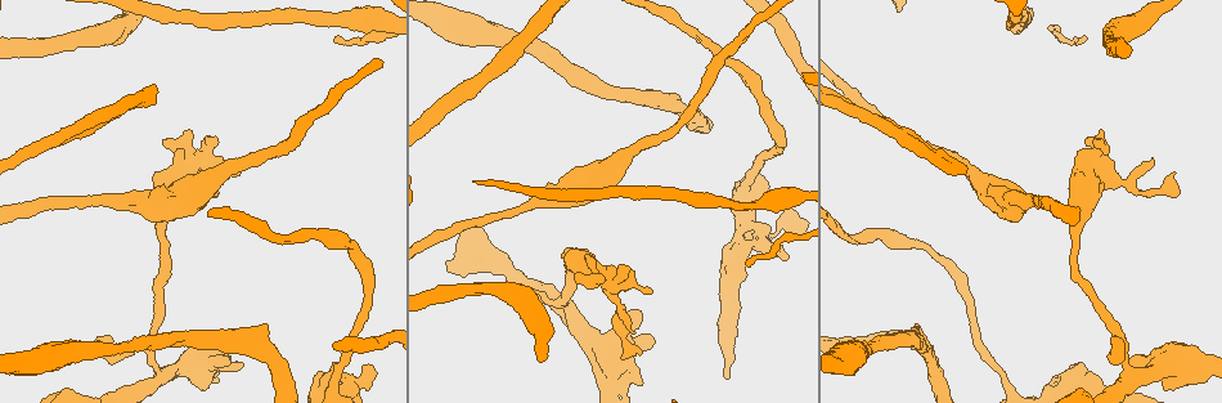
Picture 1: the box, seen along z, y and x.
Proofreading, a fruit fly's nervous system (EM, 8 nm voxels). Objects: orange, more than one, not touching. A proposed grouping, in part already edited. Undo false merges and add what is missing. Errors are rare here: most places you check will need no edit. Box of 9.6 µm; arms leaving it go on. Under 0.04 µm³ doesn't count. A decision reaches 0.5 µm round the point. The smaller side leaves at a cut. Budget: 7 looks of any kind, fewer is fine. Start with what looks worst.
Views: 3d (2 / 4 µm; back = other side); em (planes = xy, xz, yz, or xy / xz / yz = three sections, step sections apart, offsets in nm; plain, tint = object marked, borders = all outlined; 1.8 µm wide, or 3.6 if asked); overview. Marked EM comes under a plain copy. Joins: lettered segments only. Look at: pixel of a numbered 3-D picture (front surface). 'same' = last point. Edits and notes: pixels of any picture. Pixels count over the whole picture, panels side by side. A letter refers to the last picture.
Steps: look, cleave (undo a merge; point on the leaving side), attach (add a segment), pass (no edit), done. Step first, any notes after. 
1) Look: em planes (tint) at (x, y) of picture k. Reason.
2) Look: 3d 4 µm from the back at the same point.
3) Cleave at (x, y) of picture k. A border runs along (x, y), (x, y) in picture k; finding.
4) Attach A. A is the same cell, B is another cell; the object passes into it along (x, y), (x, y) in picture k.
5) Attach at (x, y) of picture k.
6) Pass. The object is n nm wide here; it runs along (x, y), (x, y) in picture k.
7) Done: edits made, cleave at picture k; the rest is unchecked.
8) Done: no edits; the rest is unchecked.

Look: em xz step 16 (tint) at (1112, 358) of picture 1. Sharp bend.

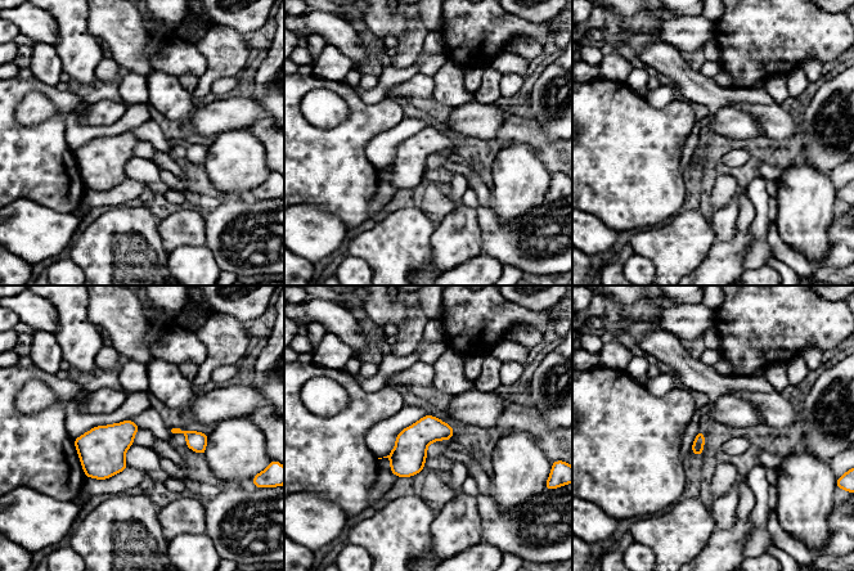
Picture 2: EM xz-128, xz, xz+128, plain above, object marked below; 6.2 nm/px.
Look: em xy step 16 (borders) at the same point.

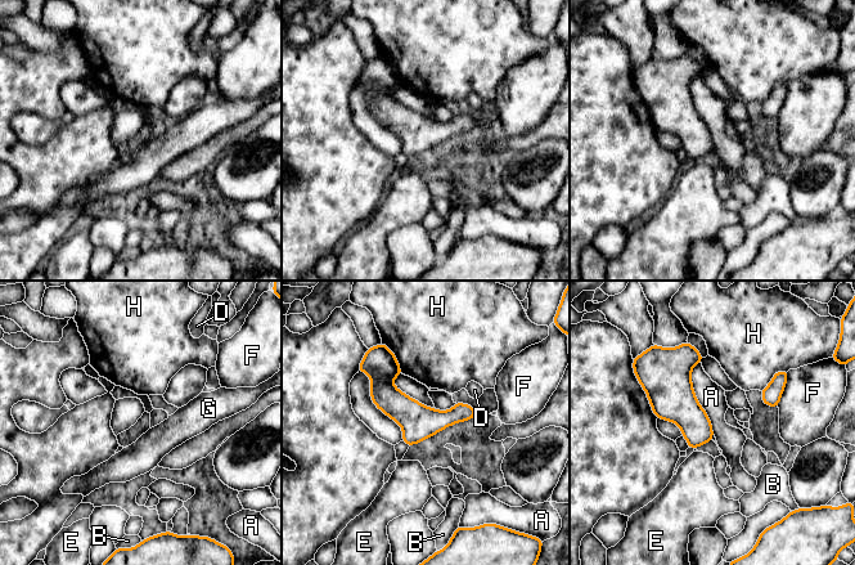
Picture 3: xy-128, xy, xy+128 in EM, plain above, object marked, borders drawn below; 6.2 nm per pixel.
Pass. The object is 160 nm wide here; A, B, D, E, F, G and H are other cells; it runs along (386, 359), (386, 389), (414, 417), (472, 413) in picture 3; all the same cell.

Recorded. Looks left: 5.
Look: 3d 2 µm from the back at (797, 193) of picture 1. Calibre changes.

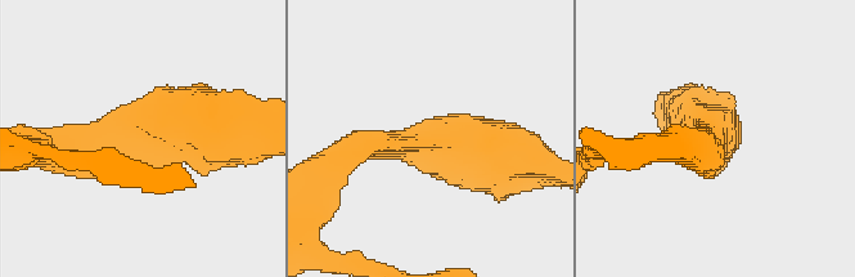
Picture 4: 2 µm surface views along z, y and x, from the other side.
Look: em planes (tint) at (421, 143) of picture 4.

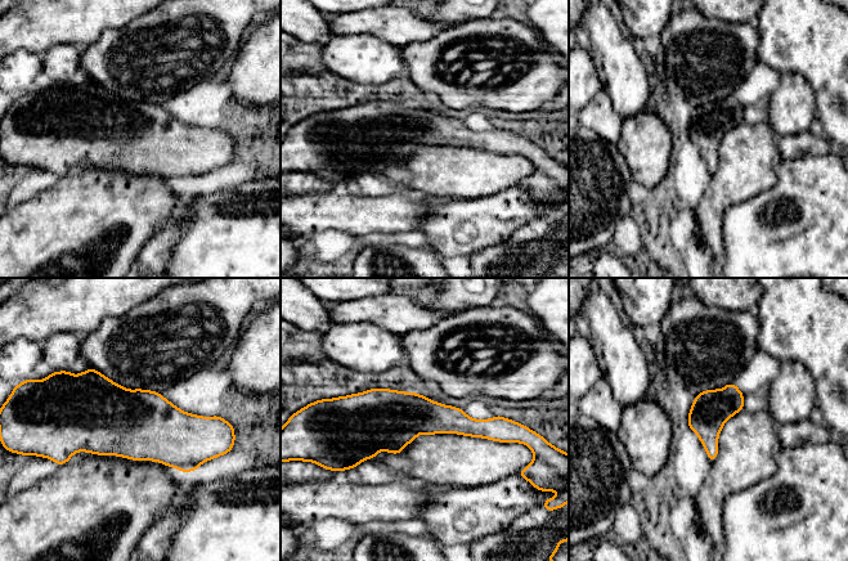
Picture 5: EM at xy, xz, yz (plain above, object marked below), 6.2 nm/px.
Look: em planes (borders) at the same point. What lies round it.

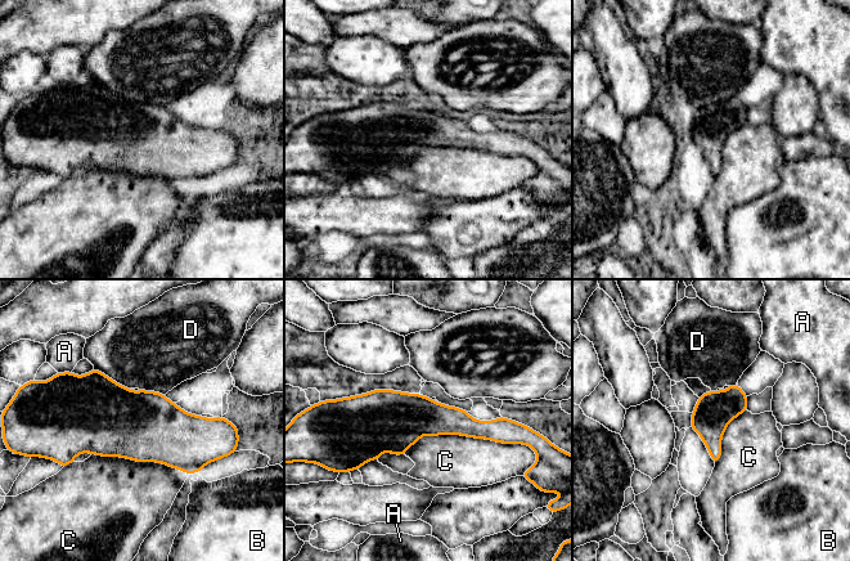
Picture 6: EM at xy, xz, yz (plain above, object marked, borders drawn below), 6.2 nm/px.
Pass. A, B, C and D are other cells; a border runs along (516, 444), (422, 435), (404, 454) in picture 6; all the same cell.

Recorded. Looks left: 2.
Done: no edits; the rest is unchecked.

